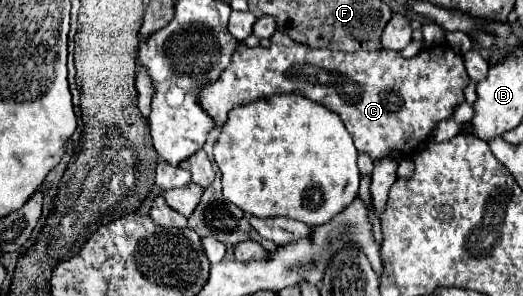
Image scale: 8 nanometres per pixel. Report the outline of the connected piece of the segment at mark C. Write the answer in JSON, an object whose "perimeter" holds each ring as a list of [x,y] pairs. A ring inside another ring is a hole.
{"perimeter":[[[275,32],[271,38],[269,48],[247,48],[243,44],[237,46],[233,54],[231,66],[221,74],[221,78],[213,84],[207,84],[199,92],[199,104],[213,116],[217,126],[223,126],[227,120],[227,112],[233,110],[239,104],[251,104],[255,100],[273,96],[273,94],[287,94],[297,92],[303,94],[315,102],[321,102],[329,106],[333,112],[339,114],[345,128],[353,136],[353,142],[359,152],[367,152],[373,160],[387,156],[389,150],[399,150],[407,156],[411,156],[419,144],[423,144],[431,130],[437,126],[437,122],[449,118],[453,114],[453,108],[461,104],[463,90],[469,84],[469,76],[463,64],[463,56],[453,52],[453,48],[431,48],[421,50],[413,58],[403,58],[401,52],[395,50],[375,50],[375,52],[333,52],[325,48],[309,48],[307,44],[299,44],[291,40],[287,34]]]}

